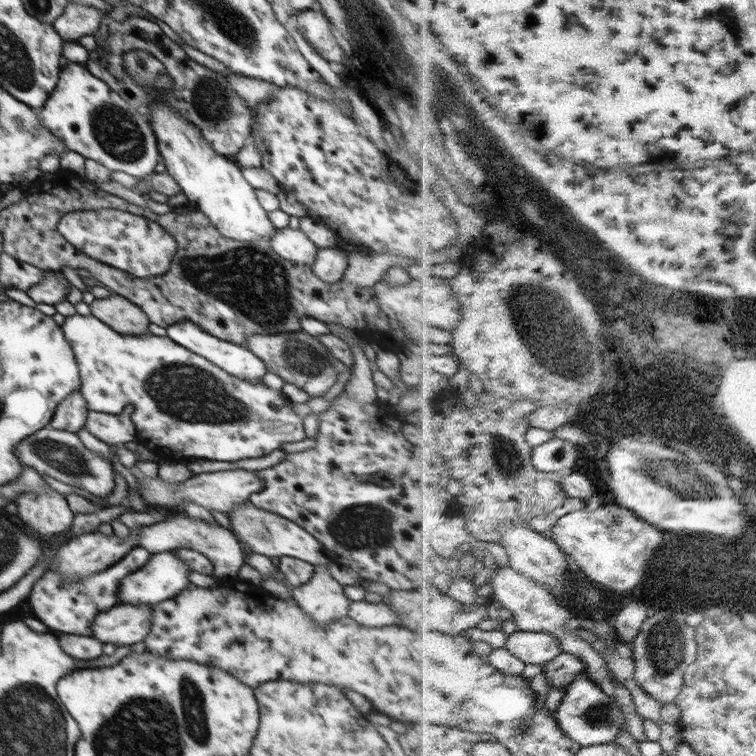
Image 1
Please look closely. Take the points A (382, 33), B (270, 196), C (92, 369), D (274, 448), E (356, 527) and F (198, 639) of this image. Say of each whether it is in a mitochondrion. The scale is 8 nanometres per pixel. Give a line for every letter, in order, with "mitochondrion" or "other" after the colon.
A: other
B: other
C: other
D: other
E: mitochondrion
F: other

